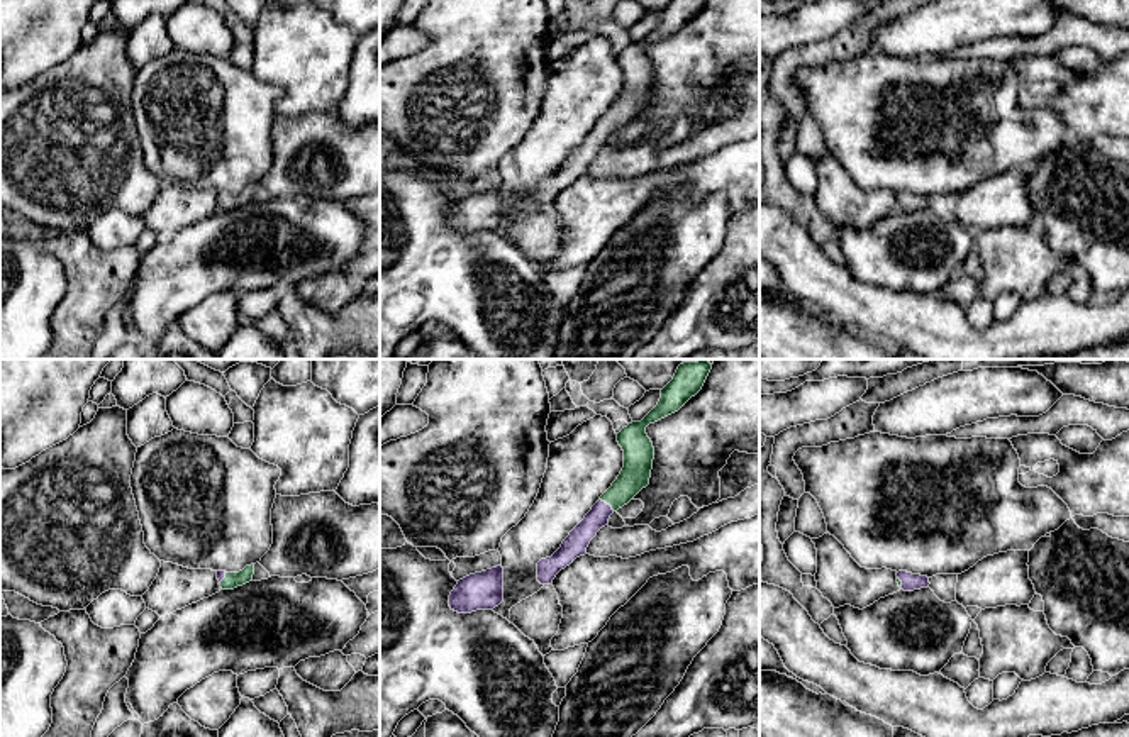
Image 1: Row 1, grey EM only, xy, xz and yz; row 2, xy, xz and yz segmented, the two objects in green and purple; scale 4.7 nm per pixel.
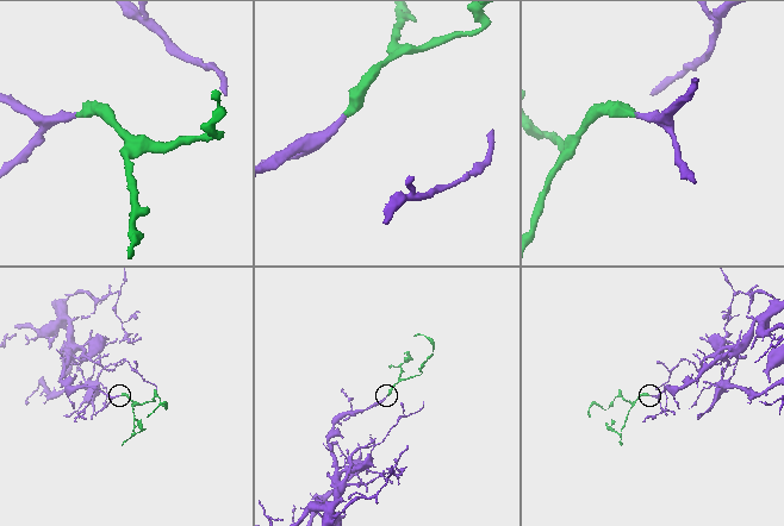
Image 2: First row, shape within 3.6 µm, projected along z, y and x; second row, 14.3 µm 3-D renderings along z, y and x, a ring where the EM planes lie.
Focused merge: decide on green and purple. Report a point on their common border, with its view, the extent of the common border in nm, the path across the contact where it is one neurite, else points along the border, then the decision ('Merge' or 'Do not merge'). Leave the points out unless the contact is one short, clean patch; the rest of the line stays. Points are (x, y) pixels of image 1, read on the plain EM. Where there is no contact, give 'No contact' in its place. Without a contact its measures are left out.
Touches green at xz (607, 124). Shared border 90 nm. Path across: xz (638, 82), (634, 97), (607, 124), (575, 165). Merge

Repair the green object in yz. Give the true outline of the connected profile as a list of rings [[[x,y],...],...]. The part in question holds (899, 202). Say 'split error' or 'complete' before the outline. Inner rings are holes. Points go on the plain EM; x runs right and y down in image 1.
split error; [[[907,191],[897,193],[897,203],[904,212],[914,212],[914,210],[927,208],[931,205],[927,197],[912,195]]]

